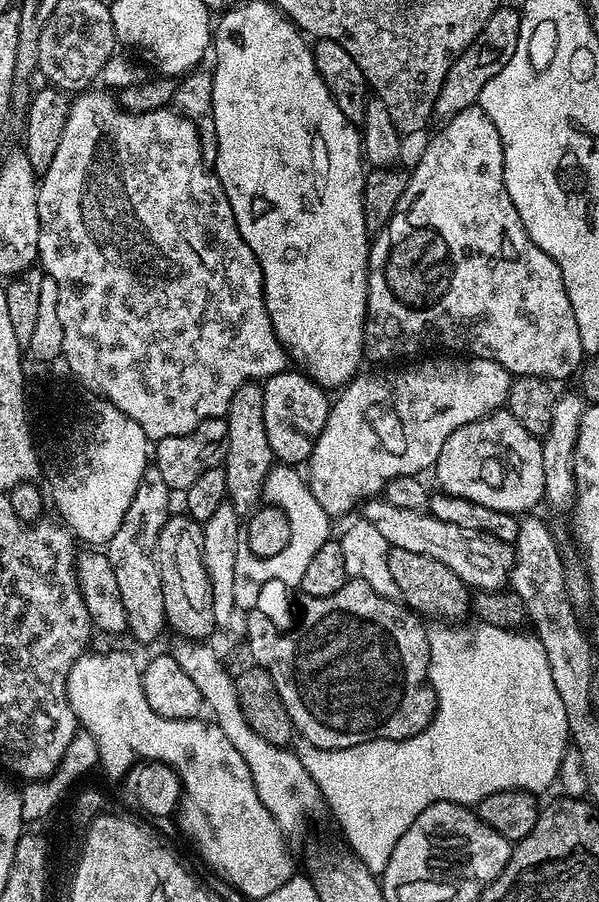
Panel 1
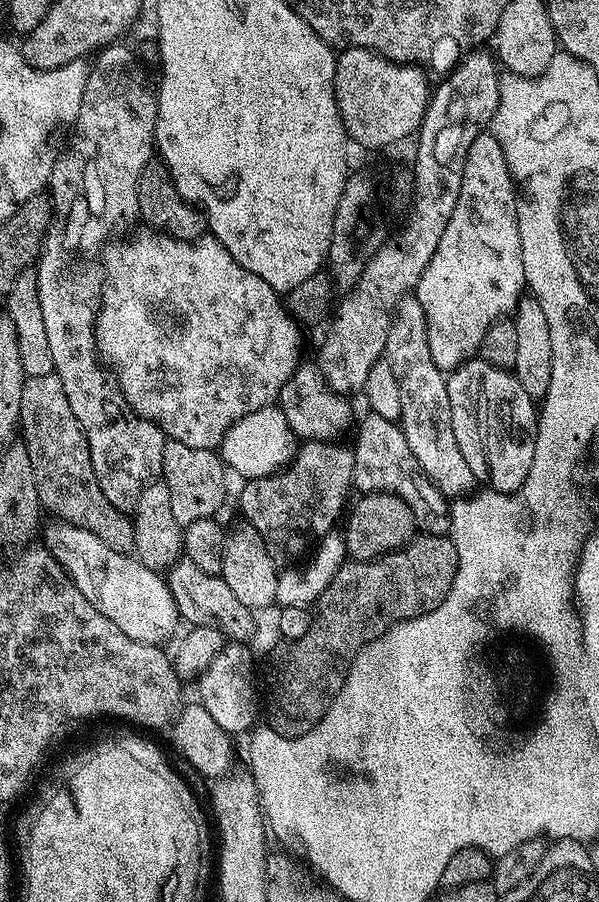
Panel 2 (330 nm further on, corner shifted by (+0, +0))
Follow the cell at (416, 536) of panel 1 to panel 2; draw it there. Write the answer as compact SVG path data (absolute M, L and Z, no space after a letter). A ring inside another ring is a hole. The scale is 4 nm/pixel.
M278 406L259 408L246 414L225 434L218 445L218 455L229 469L248 480L257 480L263 476L287 469L292 463L298 447L298 437L286 422L286 414Z

